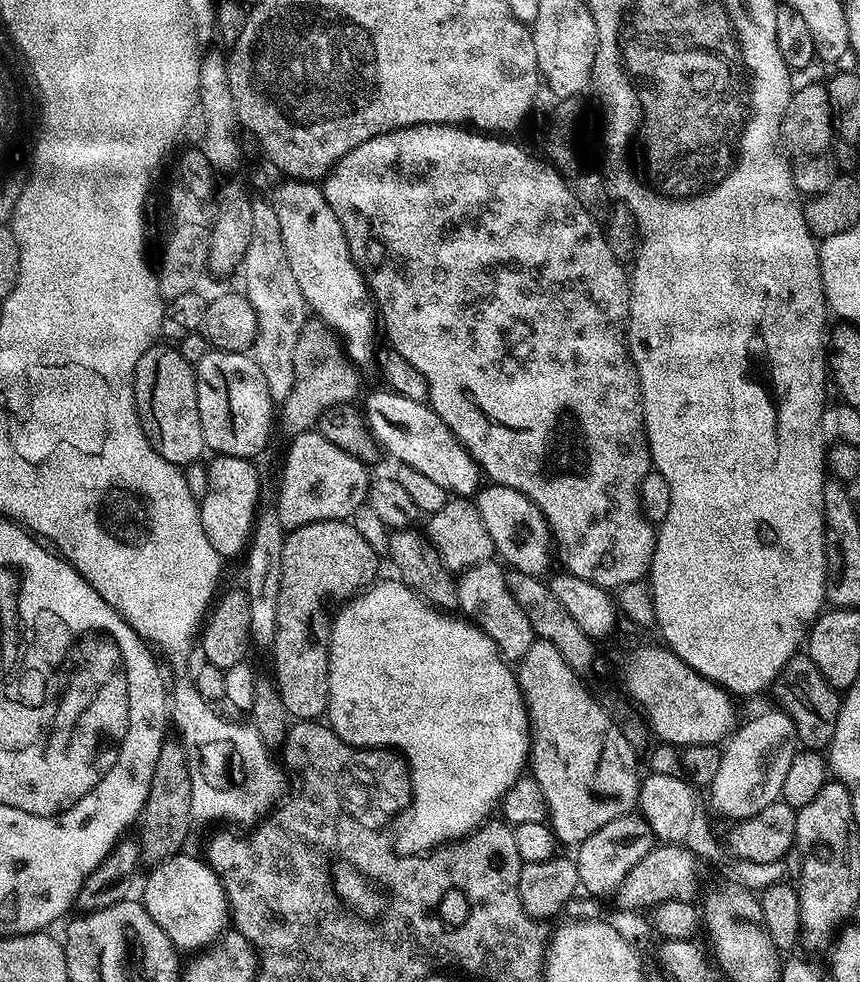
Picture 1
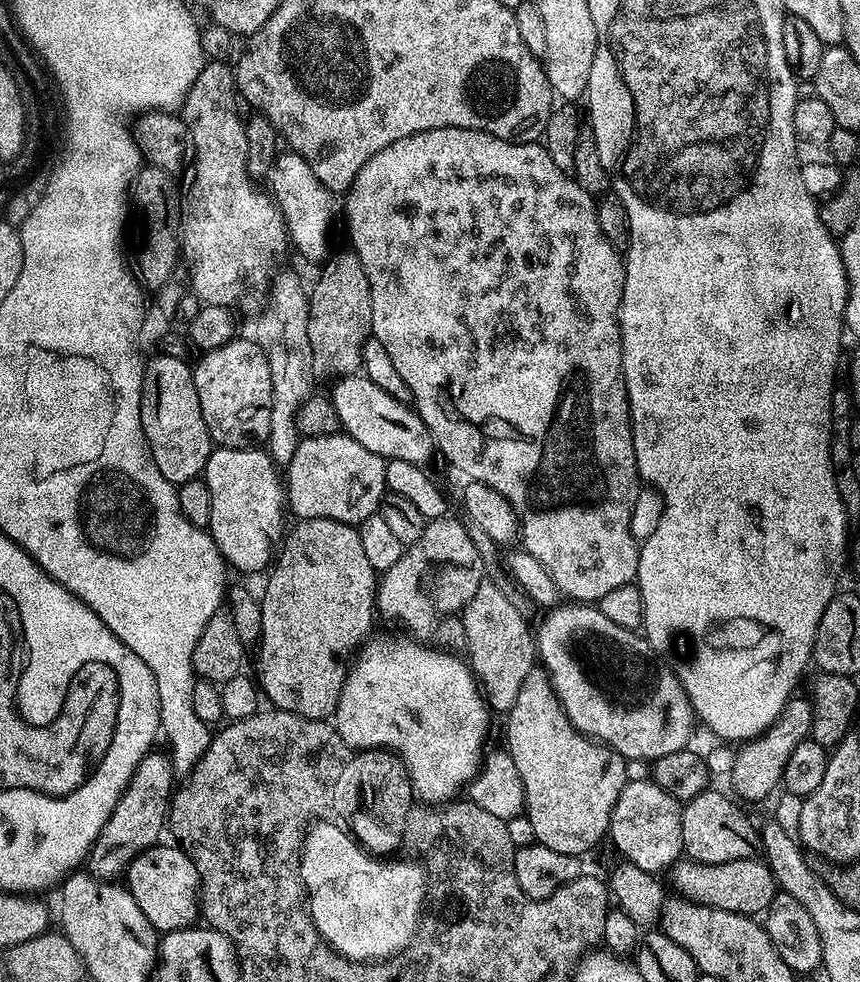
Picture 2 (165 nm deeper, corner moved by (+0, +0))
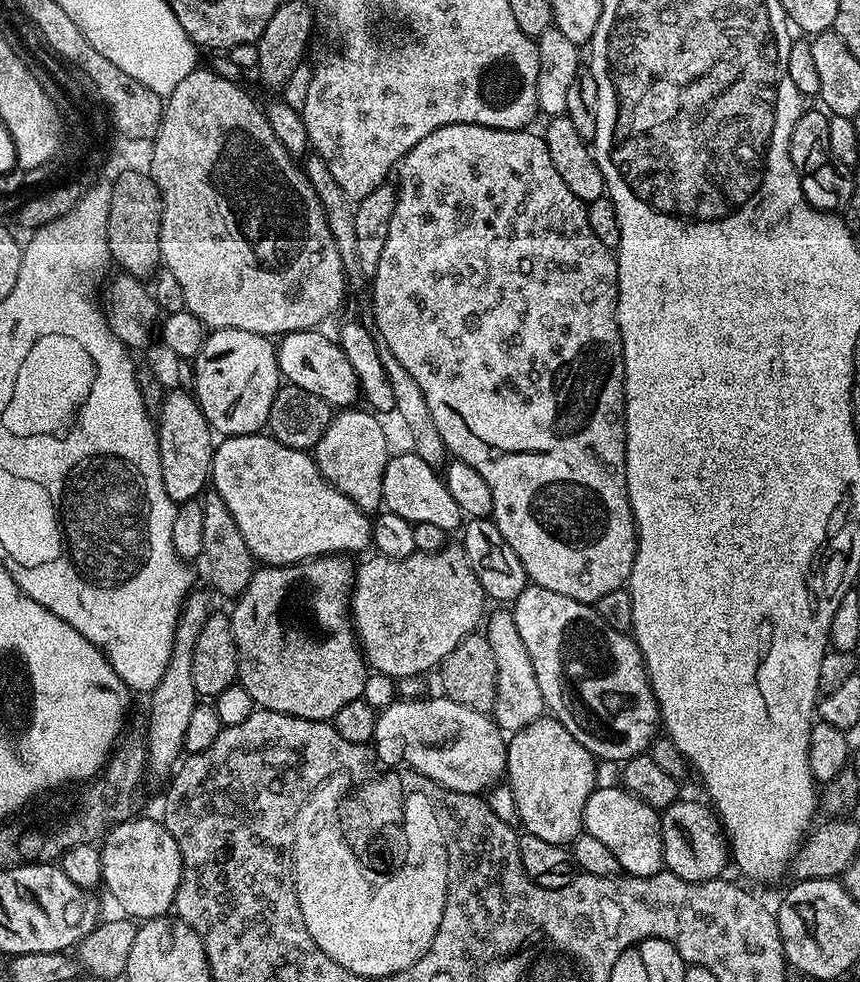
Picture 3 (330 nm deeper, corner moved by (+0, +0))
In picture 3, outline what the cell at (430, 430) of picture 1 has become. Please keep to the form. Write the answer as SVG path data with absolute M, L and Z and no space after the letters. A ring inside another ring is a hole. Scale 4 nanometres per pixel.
M320 330L286 332L279 337L275 350L281 377L302 390L310 390L310 394L318 394L318 398L331 404L333 409L351 408L360 396L360 383L339 343L322 333Z

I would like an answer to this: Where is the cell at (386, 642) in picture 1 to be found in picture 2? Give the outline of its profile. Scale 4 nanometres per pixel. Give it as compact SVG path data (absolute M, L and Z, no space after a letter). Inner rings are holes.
M373 639L363 645L342 686L334 713L334 725L349 749L391 750L397 753L408 768L413 793L419 799L421 796L424 800L448 802L459 793L456 791L460 787L461 791L471 781L481 765L480 750L488 730L490 709L471 667L463 659L460 661L451 651L427 648L424 645L427 643L407 639Z

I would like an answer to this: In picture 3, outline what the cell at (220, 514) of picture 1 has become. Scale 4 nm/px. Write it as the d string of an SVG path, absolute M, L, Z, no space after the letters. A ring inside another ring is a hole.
M257 434L255 436L230 436L221 439L215 445L212 454L212 475L210 477L211 487L221 496L222 501L226 504L230 515L237 523L238 530L246 540L246 546L252 551L255 559L264 566L295 566L304 563L306 560L314 560L318 556L331 556L333 554L353 554L366 549L372 543L372 520L369 513L360 509L357 504L350 498L346 498L336 488L330 485L322 478L318 470L315 459L307 451L299 448L287 448L285 444L280 444L273 440L271 435Z

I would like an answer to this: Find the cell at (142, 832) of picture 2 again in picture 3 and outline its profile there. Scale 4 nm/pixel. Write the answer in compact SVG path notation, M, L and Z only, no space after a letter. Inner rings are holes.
M199 590L189 592L188 597L184 599L184 604L180 607L180 617L168 669L166 674L162 674L162 682L158 682L156 689L150 693L152 709L148 712L146 743L148 746L147 771L151 775L153 772L156 776L166 775L167 777L177 767L184 752L186 726L190 723L190 714L194 714L194 706L198 703L192 677L192 655L194 646L198 642L198 634L202 634L202 626L206 626L206 618L212 615L213 611L214 605L211 598Z

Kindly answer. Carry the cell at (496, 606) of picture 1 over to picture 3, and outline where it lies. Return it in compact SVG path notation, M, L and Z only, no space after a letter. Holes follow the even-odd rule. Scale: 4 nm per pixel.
M511 611L496 612L487 617L486 635L490 650L494 652L496 667L496 701L491 715L501 732L511 734L530 726L530 722L539 720L546 709L542 690L538 690L538 678L534 678L534 666L530 662L530 654L526 654L526 646L518 635L518 626L514 622Z

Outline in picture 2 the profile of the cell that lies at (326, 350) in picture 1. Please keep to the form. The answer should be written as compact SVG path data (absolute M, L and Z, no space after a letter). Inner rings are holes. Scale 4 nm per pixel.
M345 250L331 256L323 263L323 270L309 291L308 337L312 350L312 369L320 374L324 371L334 378L355 375L361 369L361 347L371 337L373 304L370 298L369 279L365 268L355 252Z

